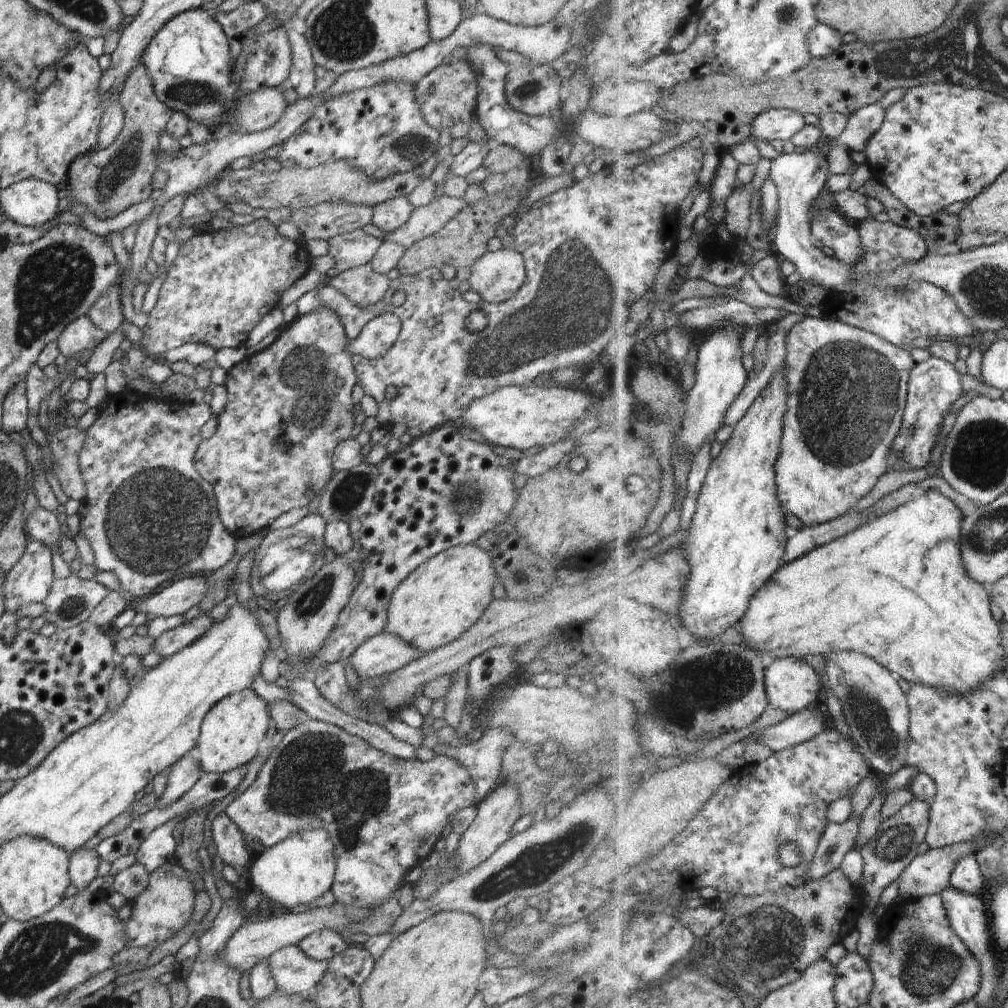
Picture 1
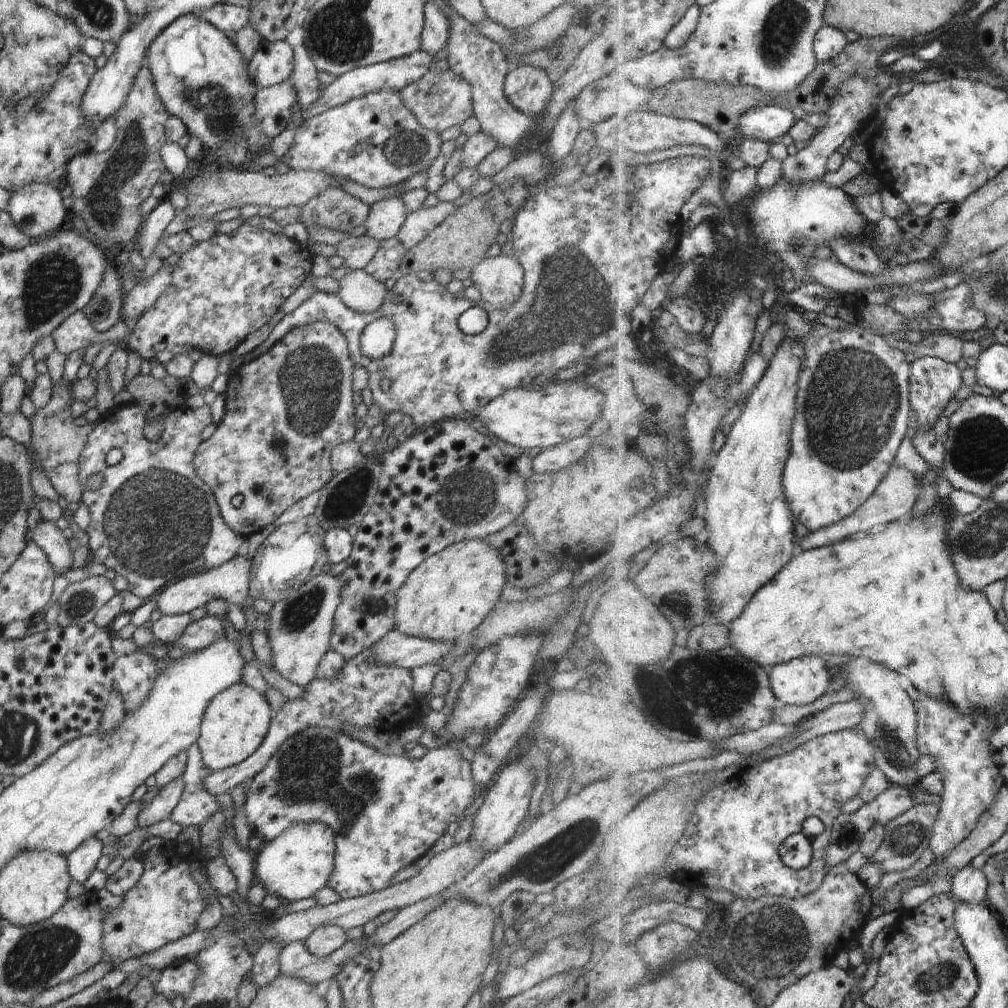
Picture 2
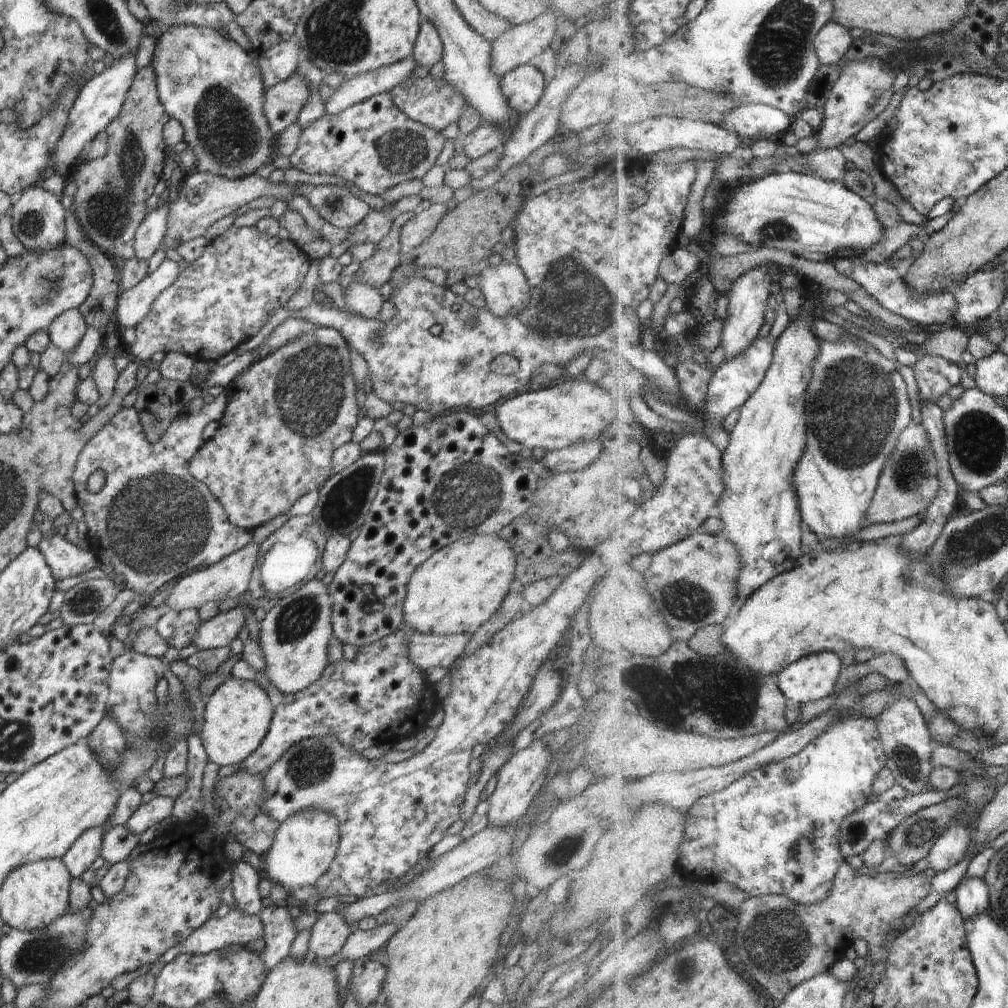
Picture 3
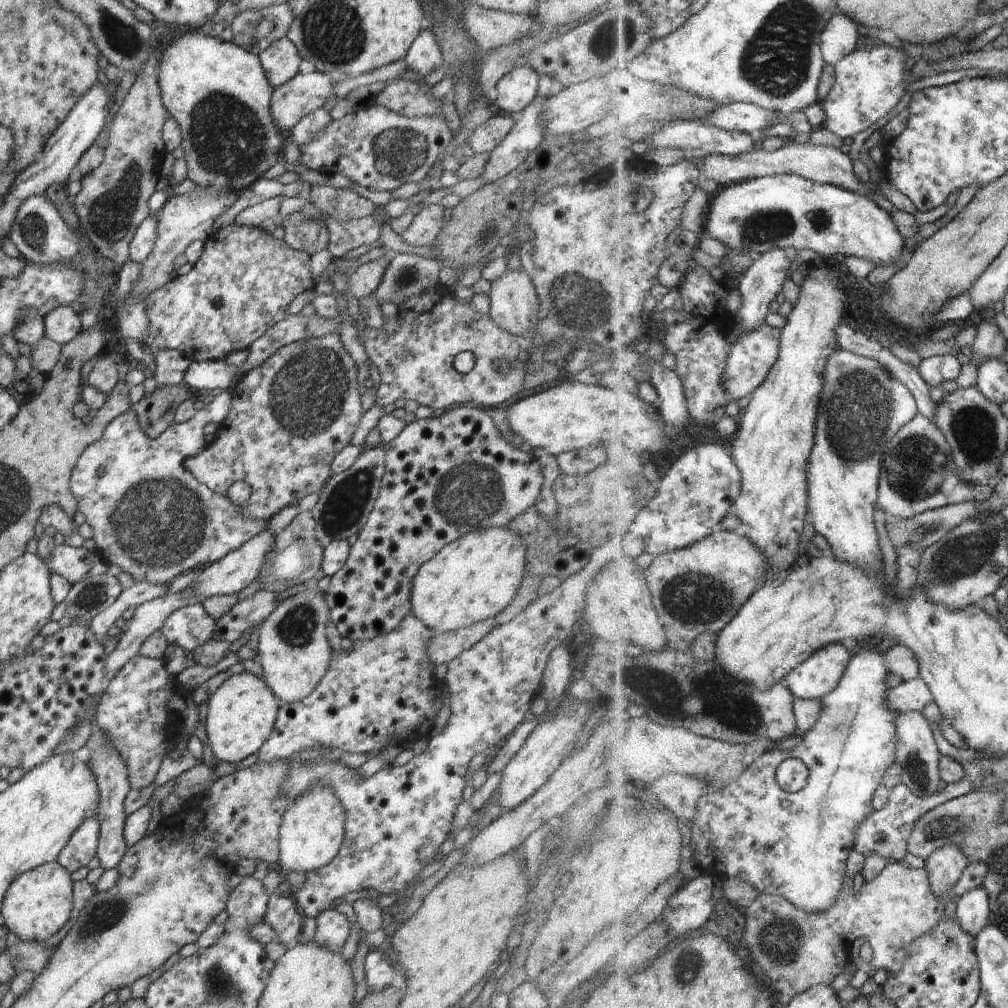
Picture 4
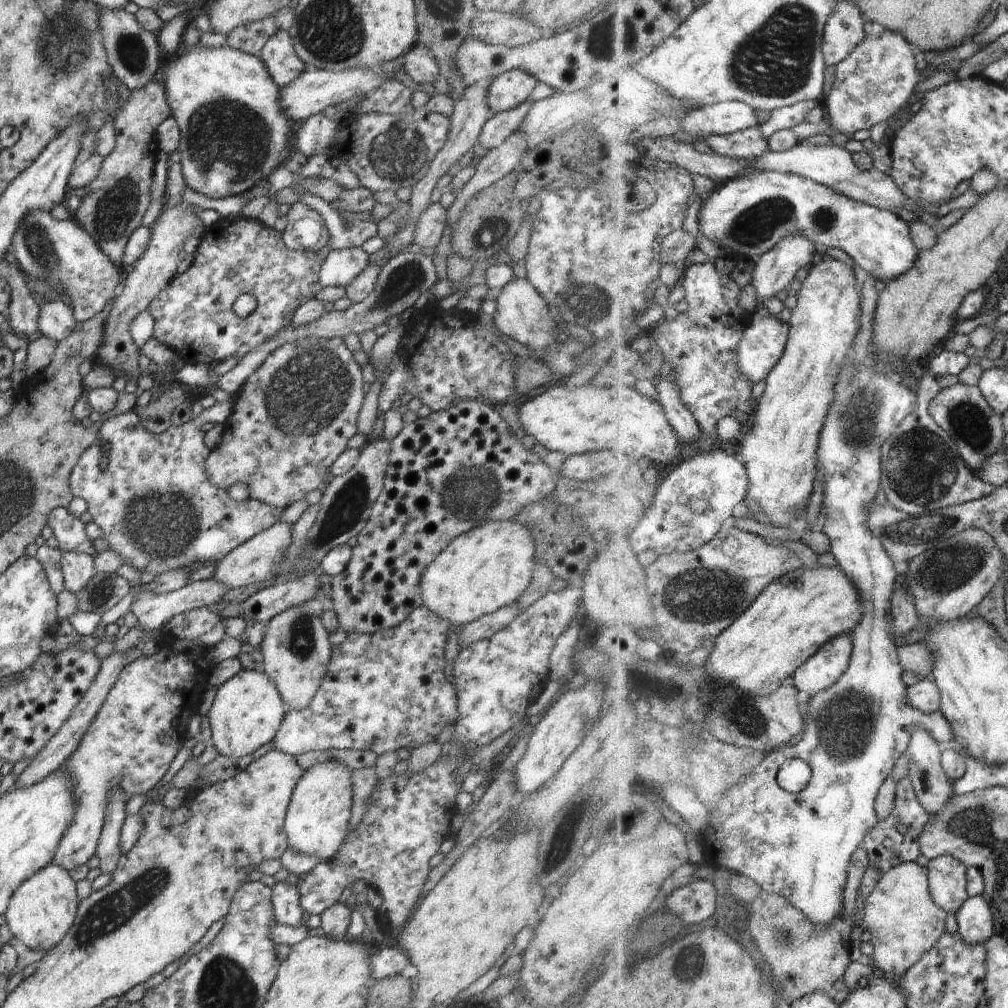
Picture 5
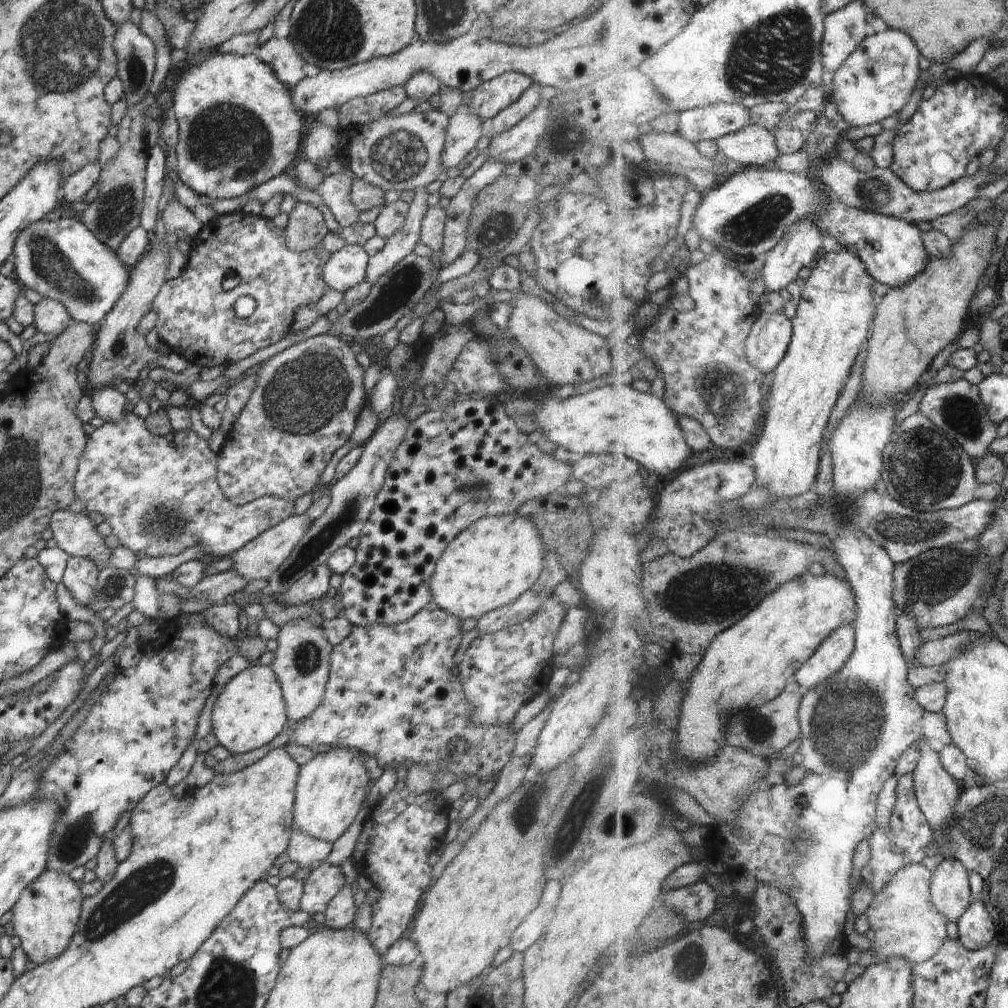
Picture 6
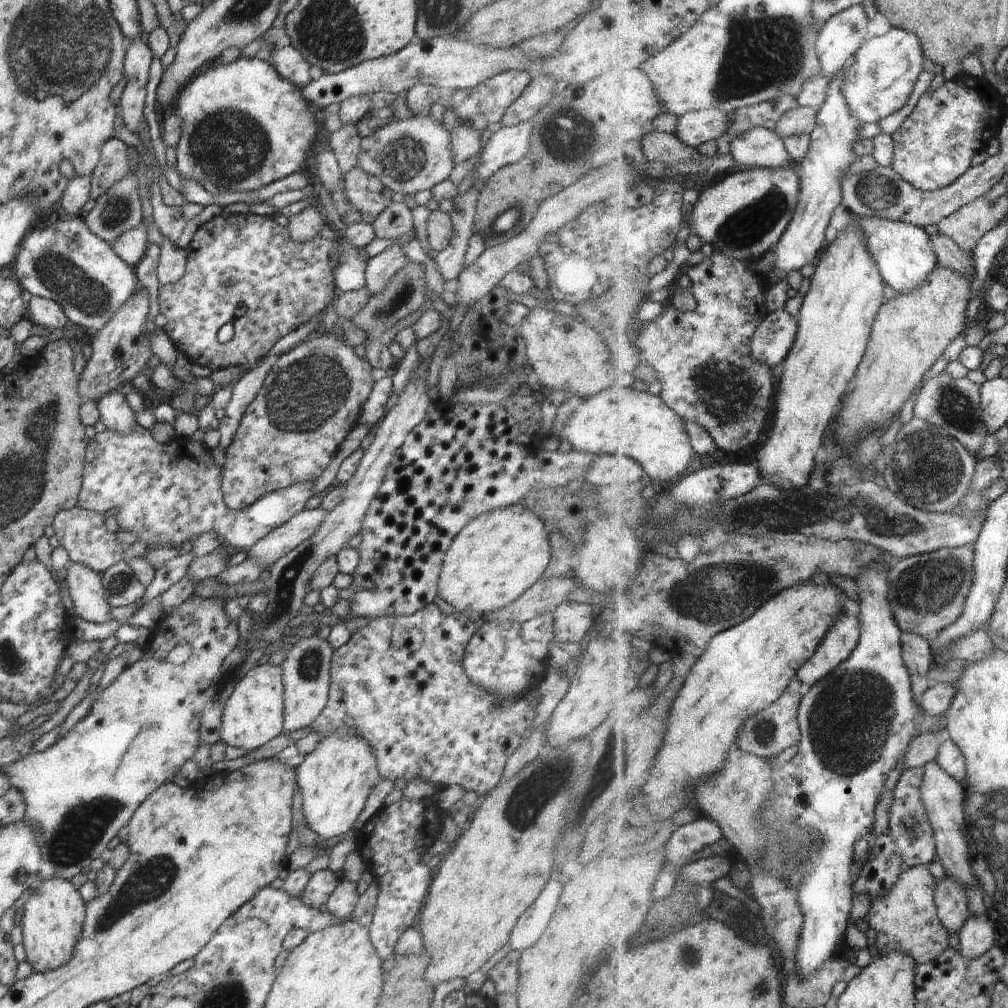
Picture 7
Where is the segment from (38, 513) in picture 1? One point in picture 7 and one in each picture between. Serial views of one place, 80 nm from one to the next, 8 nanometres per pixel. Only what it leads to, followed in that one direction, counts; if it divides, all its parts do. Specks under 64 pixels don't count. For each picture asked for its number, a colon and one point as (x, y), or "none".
2: (48, 536)
3: (65, 560)
4: (73, 563)
5: (78, 568)
6: (80, 576)
7: (89, 599)

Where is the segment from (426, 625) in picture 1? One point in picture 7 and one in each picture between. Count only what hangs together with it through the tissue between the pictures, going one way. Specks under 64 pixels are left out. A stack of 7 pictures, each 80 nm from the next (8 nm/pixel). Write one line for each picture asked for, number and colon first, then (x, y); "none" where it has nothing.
2: (450, 594)
3: (461, 586)
4: (474, 578)
5: (487, 568)
6: (495, 560)
7: (499, 555)

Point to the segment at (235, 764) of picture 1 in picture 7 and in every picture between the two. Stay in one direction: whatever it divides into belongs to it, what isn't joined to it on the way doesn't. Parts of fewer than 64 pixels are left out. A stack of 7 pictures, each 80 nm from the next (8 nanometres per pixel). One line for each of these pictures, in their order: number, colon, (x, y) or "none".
2: (235, 722)
3: (237, 717)
4: (241, 716)
5: (246, 713)
6: (250, 712)
7: (253, 715)

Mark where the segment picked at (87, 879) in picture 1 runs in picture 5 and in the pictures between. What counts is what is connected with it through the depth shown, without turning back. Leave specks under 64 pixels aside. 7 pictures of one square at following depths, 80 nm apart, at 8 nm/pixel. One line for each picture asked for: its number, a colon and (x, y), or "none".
2: (81, 862)
3: (87, 848)
4: (81, 847)
5: (137, 732)

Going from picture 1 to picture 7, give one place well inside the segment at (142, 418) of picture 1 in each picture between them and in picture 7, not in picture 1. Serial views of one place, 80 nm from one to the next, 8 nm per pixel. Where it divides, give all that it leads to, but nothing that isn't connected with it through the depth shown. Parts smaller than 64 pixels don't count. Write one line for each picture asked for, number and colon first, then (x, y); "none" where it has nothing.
2: (154, 521)
3: (153, 522)
4: (150, 515)
5: (151, 495)
6: (160, 494)
7: (167, 493)

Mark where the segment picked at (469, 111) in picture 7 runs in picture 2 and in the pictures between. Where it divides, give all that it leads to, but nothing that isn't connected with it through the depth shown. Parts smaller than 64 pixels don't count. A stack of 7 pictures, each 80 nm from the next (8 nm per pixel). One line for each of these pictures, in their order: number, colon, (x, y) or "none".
2: (528, 88)
3: (523, 87)
4: (516, 90)
5: (507, 90)
6: (487, 100)

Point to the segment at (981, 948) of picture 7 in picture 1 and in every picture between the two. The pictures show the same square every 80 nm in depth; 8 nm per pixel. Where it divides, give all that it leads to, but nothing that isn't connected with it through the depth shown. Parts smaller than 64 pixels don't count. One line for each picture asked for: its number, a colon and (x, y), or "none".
1: (969, 877)
2: (971, 885)
3: (974, 895)
4: (974, 908)
5: (976, 924)
6: (977, 930)

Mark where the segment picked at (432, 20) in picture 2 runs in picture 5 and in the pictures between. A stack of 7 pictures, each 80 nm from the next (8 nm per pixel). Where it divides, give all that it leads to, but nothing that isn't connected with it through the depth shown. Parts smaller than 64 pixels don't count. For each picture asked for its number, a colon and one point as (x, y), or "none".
3: (428, 50)
4: (424, 56)
5: (420, 64)

